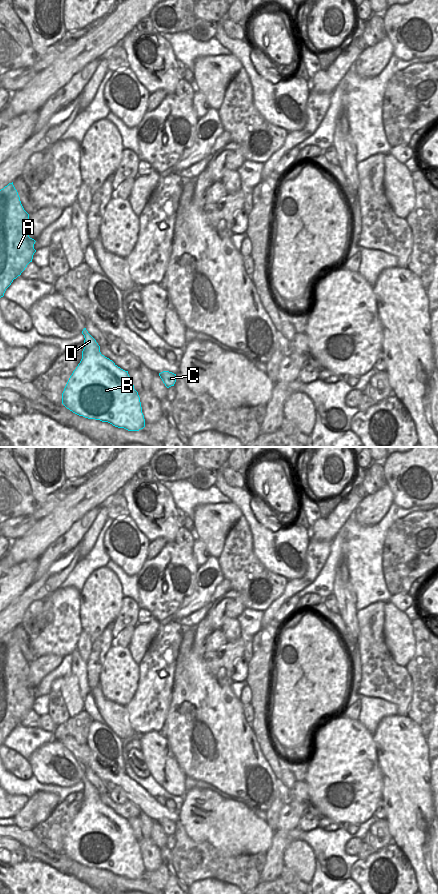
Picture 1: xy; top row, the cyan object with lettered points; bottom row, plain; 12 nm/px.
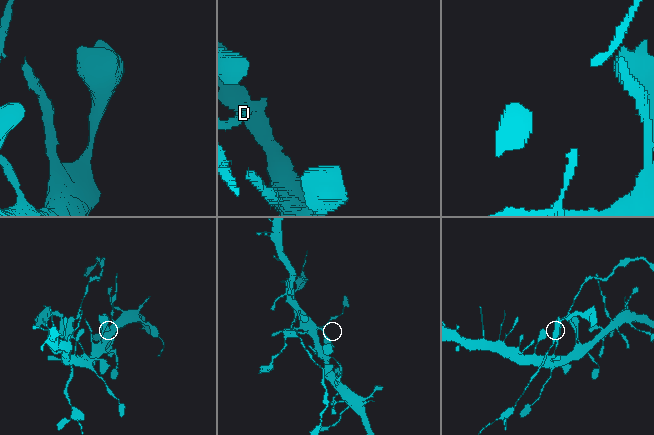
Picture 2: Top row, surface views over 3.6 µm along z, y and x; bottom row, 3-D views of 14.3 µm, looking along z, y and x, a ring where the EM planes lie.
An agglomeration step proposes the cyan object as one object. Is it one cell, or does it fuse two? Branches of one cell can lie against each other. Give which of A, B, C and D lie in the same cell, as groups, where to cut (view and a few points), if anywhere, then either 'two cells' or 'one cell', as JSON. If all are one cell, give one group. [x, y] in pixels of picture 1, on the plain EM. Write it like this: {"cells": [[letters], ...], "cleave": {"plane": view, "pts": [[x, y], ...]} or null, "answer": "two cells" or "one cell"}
{"cells": [["A"], ["B", "C", "D"]], "cleave": {"plane": "xy", "pts": [[84, 782], [90, 784]]}, "answer": "two cells"}

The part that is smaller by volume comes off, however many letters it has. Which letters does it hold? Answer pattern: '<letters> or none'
A

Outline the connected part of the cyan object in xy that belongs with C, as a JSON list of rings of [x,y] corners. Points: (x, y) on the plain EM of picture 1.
[[[163,819],[159,821],[159,824],[167,836],[174,834],[176,830],[176,822],[169,819]]]

